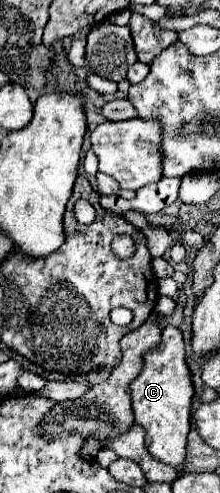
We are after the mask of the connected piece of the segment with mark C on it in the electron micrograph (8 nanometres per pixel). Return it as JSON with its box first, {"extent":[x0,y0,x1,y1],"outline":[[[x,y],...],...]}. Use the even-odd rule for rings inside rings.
{"extent":[130,326,194,476],"outline":[[[166,326],[162,330],[162,342],[144,356],[144,368],[138,374],[138,378],[130,384],[130,390],[136,422],[146,430],[146,448],[156,460],[176,468],[176,474],[180,476],[184,472],[186,462],[194,384],[190,368],[186,364],[184,338],[176,326]]]}

